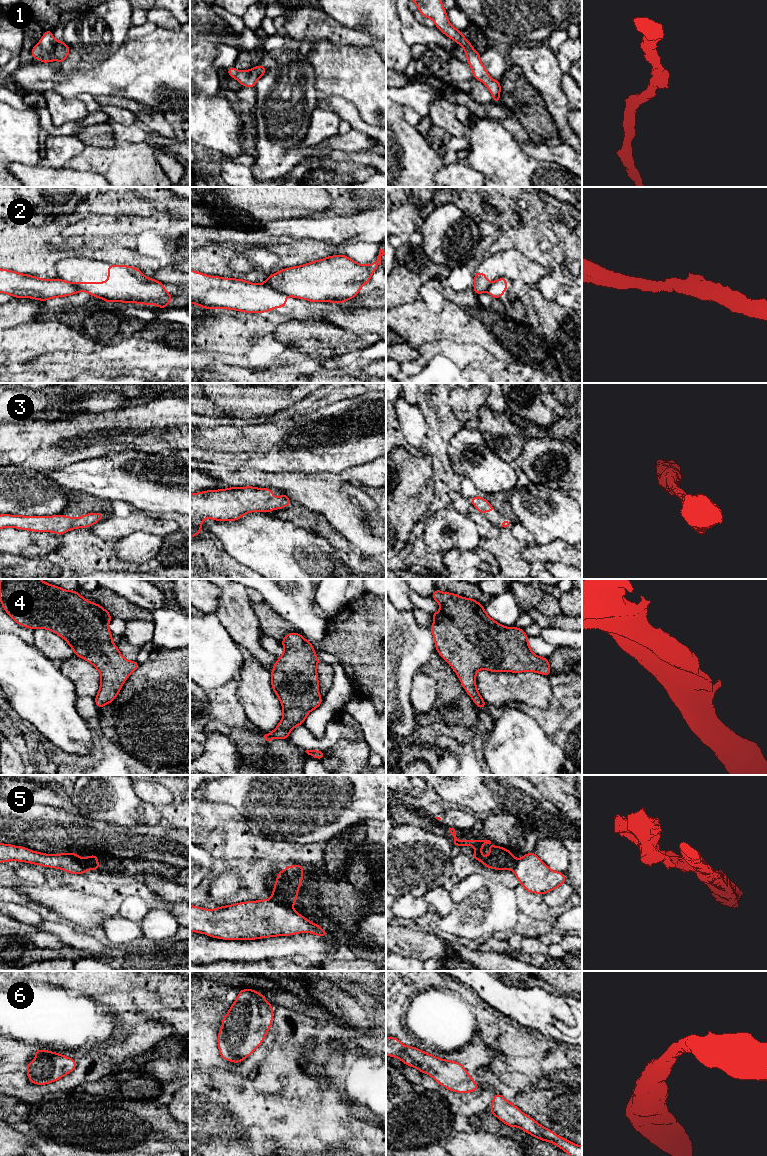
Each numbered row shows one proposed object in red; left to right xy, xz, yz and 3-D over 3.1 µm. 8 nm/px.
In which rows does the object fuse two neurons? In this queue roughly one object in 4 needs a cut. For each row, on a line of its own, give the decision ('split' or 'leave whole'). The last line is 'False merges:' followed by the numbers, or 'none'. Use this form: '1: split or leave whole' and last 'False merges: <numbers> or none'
1: leave whole
2: split
3: leave whole
4: leave whole
5: split
6: leave whole
False merges: 2, 5

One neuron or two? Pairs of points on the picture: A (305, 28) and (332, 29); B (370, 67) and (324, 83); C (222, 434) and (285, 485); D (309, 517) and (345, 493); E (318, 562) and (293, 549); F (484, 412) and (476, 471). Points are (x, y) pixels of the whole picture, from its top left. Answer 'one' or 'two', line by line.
A: one
B: one
C: two
D: two
E: one
F: two

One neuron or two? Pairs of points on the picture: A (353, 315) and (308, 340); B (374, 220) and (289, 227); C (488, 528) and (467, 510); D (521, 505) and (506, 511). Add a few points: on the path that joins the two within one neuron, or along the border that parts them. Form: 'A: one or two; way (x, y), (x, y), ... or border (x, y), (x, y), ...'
A: two; border (313, 319), (325, 319), (357, 335)
B: one; way (353, 228), (310, 228)
C: one; way (483, 523), (472, 513)
D: two; border (508, 492), (511, 509), (518, 521)

